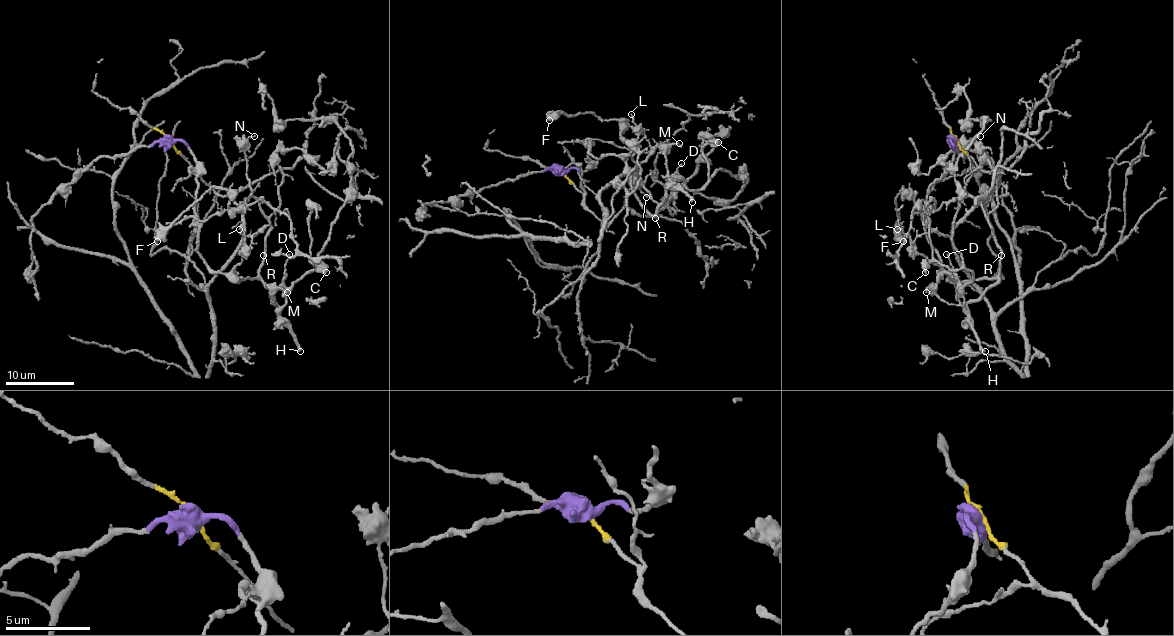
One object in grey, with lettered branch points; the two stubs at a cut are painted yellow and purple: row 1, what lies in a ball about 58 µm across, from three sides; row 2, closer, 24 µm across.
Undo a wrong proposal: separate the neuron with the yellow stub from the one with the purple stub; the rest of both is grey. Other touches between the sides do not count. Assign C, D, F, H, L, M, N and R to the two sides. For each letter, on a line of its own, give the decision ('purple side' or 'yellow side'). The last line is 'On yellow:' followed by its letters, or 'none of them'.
C: purple side
D: purple side
F: purple side
H: purple side
L: purple side
M: purple side
N: purple side
R: purple side
On yellow: none of them

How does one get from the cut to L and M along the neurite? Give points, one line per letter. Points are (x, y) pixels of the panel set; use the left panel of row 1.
L: (170, 138), (181, 140), (193, 155), (198, 250), (213, 271), (229, 272), (241, 260), (244, 236), (239, 229)
M: (170, 138), (196, 164), (205, 262), (239, 281), (260, 279), (275, 305), (278, 289), (287, 293)

